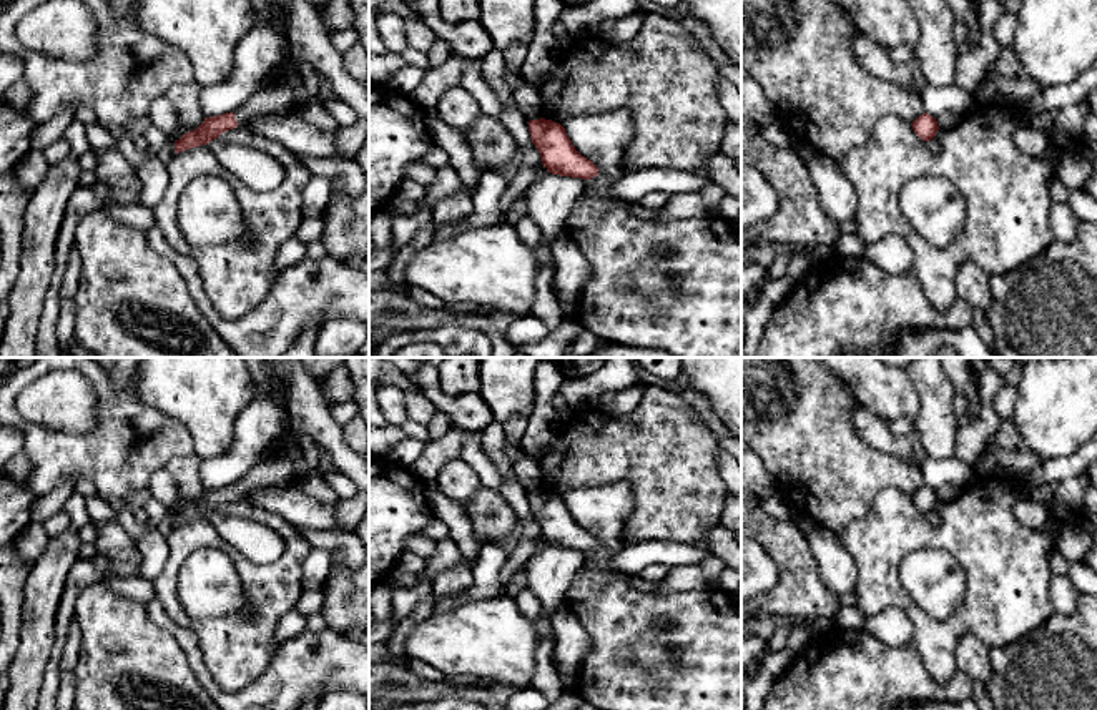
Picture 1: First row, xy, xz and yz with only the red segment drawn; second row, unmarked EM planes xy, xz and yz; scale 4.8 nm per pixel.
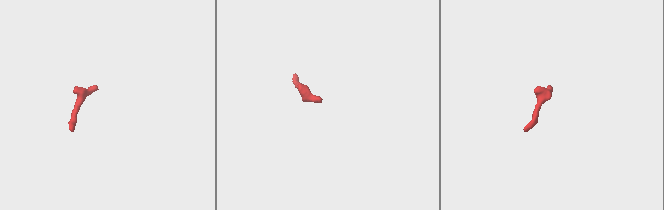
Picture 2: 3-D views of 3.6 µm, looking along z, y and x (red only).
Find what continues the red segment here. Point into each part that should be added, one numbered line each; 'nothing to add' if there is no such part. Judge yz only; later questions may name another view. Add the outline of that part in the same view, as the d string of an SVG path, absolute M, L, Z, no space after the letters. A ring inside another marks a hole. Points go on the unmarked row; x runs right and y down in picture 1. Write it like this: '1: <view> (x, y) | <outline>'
nothing to add

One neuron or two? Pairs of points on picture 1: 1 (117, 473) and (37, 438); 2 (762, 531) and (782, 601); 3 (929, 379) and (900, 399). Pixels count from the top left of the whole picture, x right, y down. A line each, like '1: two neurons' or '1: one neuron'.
1: one neuron
2: one neuron
3: two neurons

